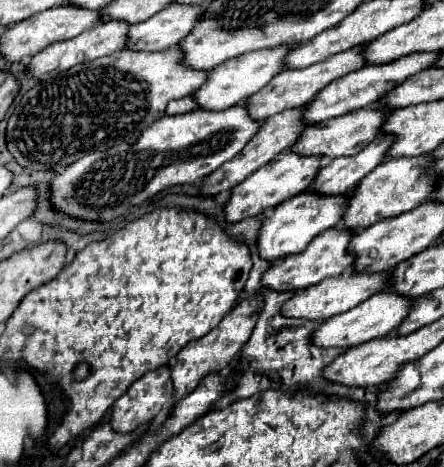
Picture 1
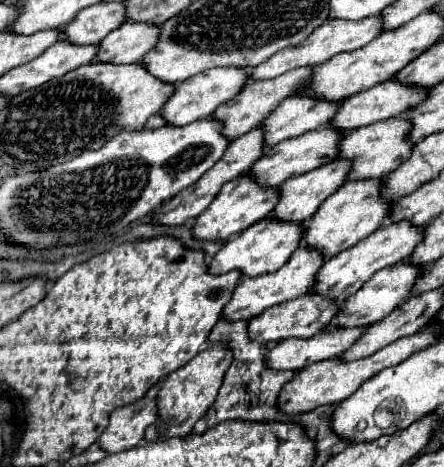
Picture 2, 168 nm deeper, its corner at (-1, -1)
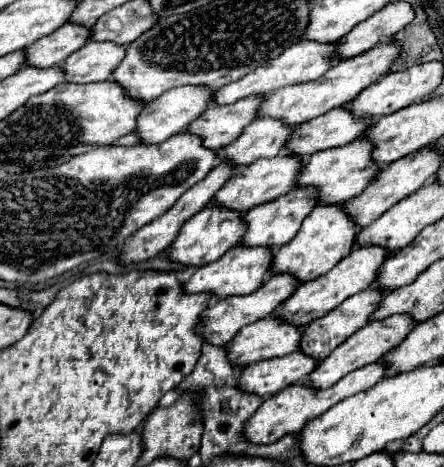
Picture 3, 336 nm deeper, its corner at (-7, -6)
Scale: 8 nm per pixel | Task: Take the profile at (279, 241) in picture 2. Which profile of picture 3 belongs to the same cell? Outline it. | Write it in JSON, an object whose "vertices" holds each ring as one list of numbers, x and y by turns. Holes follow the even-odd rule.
{"vertices":[[237,244,229,252,225,252,219,260,201,266,191,280,183,284,185,292,213,292,217,296,231,296,231,294,251,294,271,274,271,260,273,252,271,248,243,248,243,244]]}

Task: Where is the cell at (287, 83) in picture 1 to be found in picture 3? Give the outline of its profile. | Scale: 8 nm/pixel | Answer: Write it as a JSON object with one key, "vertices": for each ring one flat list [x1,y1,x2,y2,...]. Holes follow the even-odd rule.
{"vertices":[[249,96,235,104,211,104,195,122,187,126,187,132,203,138,203,146,221,150,241,136,243,128,257,120,255,110,263,104,263,96]]}

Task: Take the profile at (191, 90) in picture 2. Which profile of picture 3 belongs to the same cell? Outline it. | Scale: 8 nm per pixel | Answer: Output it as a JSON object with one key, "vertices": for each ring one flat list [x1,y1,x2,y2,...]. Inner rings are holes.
{"vertices":[[183,86,183,88,167,90,157,100,145,104,143,112,139,114,135,132,139,132,139,136,143,136,141,142,145,142,145,144,157,144,157,142,169,140,171,136,185,132,187,124,197,120,201,116,201,112,207,110,209,104,213,104,211,96,213,96,213,92,207,86]]}

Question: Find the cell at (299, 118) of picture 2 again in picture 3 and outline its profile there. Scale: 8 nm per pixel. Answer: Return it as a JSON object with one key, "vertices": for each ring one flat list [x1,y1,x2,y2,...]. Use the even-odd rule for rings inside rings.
{"vertices":[[255,120,229,148,219,150,219,156,225,156,237,166,247,166,259,158,273,158,287,146,295,126,283,126,281,120]]}

